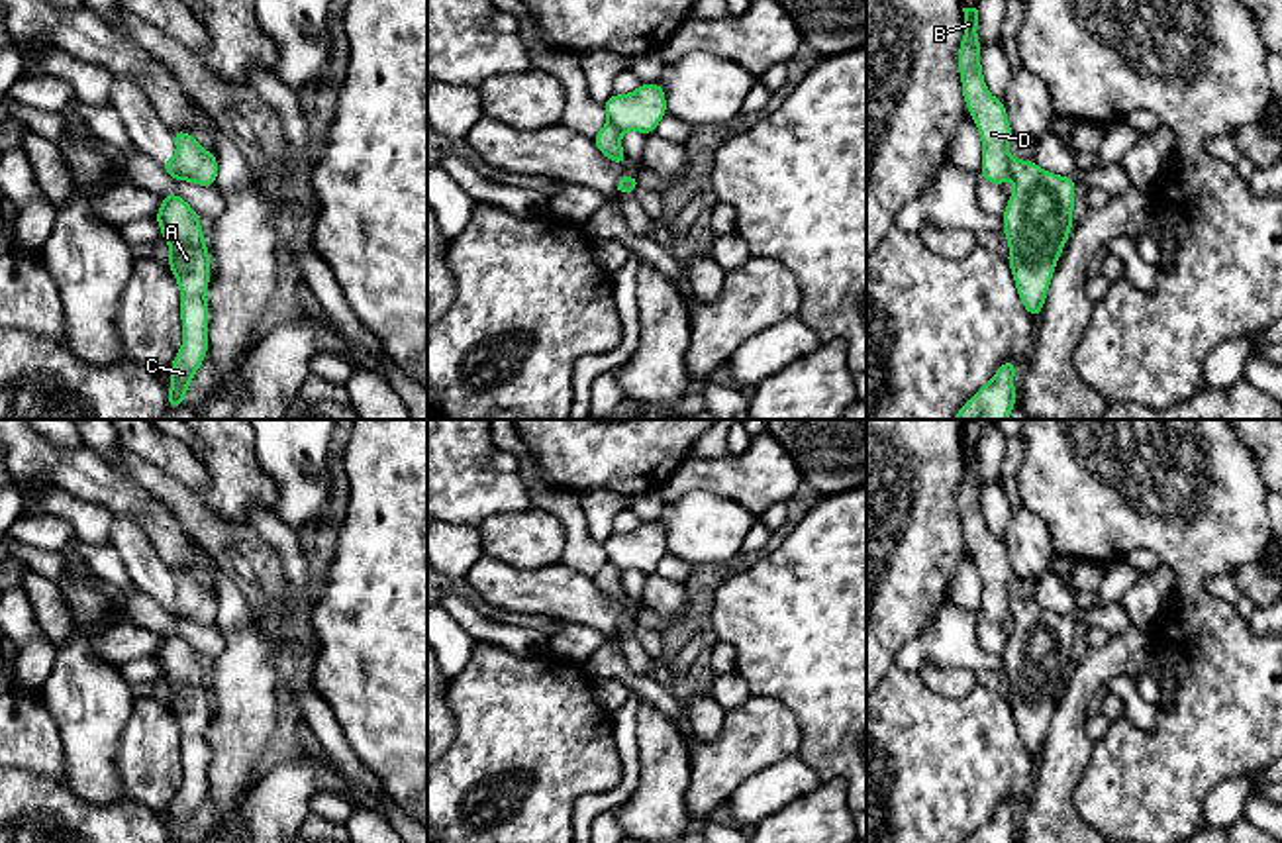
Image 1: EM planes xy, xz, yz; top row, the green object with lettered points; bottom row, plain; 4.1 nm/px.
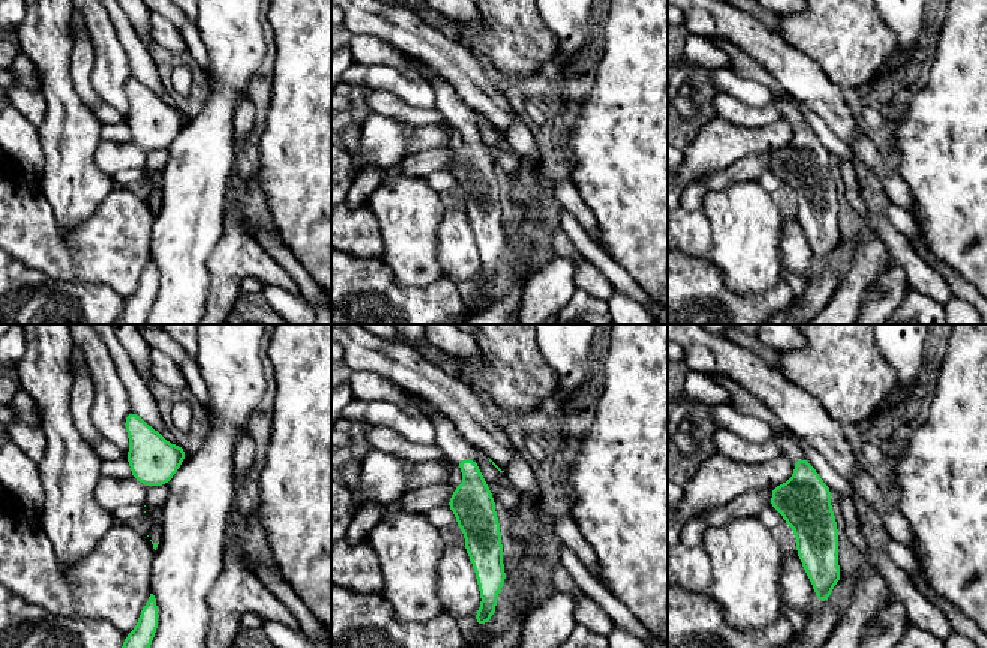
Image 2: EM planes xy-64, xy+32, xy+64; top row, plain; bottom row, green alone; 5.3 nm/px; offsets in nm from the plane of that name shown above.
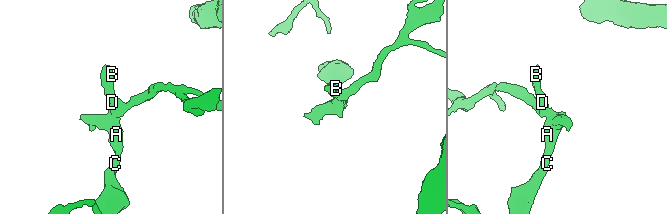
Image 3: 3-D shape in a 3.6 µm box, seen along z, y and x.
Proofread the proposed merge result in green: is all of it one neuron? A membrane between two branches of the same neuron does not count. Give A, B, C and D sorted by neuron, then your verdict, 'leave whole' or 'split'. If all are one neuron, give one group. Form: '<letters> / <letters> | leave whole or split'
A C / B D | split

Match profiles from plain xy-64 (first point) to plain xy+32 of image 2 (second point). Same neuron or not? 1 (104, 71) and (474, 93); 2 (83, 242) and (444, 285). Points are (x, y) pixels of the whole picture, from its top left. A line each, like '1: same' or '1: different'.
1: different
2: different

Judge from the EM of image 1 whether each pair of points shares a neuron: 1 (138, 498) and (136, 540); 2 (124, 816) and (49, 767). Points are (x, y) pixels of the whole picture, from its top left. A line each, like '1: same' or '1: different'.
1: different
2: different

